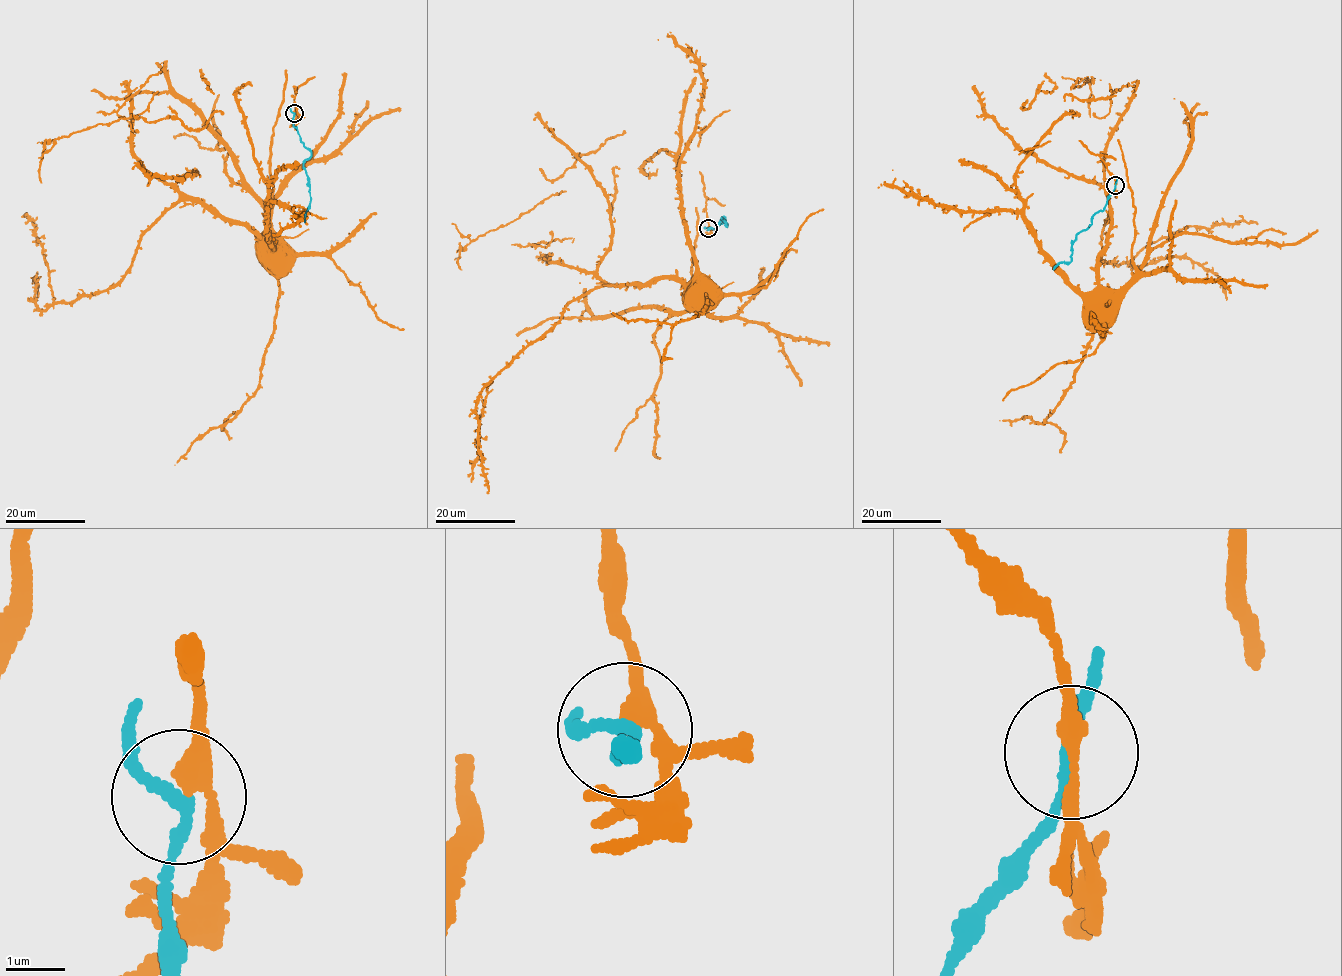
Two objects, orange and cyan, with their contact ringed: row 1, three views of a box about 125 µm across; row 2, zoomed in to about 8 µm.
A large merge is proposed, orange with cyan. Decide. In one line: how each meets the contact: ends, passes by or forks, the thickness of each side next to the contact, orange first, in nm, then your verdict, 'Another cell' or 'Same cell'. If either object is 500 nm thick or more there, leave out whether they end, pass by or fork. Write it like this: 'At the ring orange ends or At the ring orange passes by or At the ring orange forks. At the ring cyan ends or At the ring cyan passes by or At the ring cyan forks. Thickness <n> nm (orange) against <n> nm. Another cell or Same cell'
At the ring orange passes by. At the ring cyan passes by. Thickness 260 nm (orange) against 190 nm. Another cell

